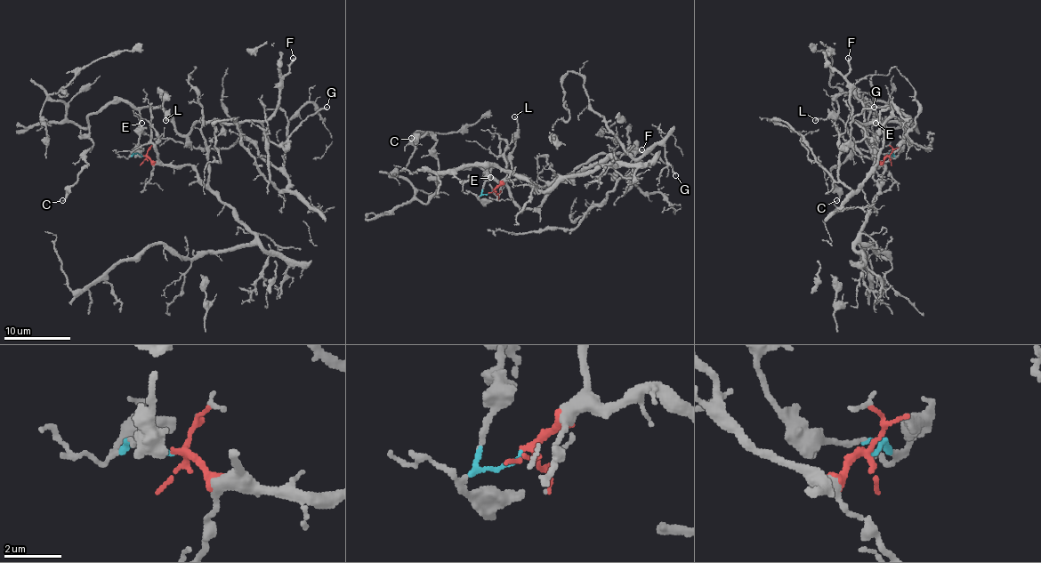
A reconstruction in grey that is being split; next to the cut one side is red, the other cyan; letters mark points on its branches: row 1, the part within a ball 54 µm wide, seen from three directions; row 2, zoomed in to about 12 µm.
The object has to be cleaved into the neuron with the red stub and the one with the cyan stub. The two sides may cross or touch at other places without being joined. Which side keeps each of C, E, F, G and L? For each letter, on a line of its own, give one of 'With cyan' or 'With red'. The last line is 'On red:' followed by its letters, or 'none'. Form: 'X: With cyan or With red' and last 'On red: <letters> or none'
C: With cyan
E: With cyan
F: With cyan
G: With cyan
L: With cyan
On red: none

